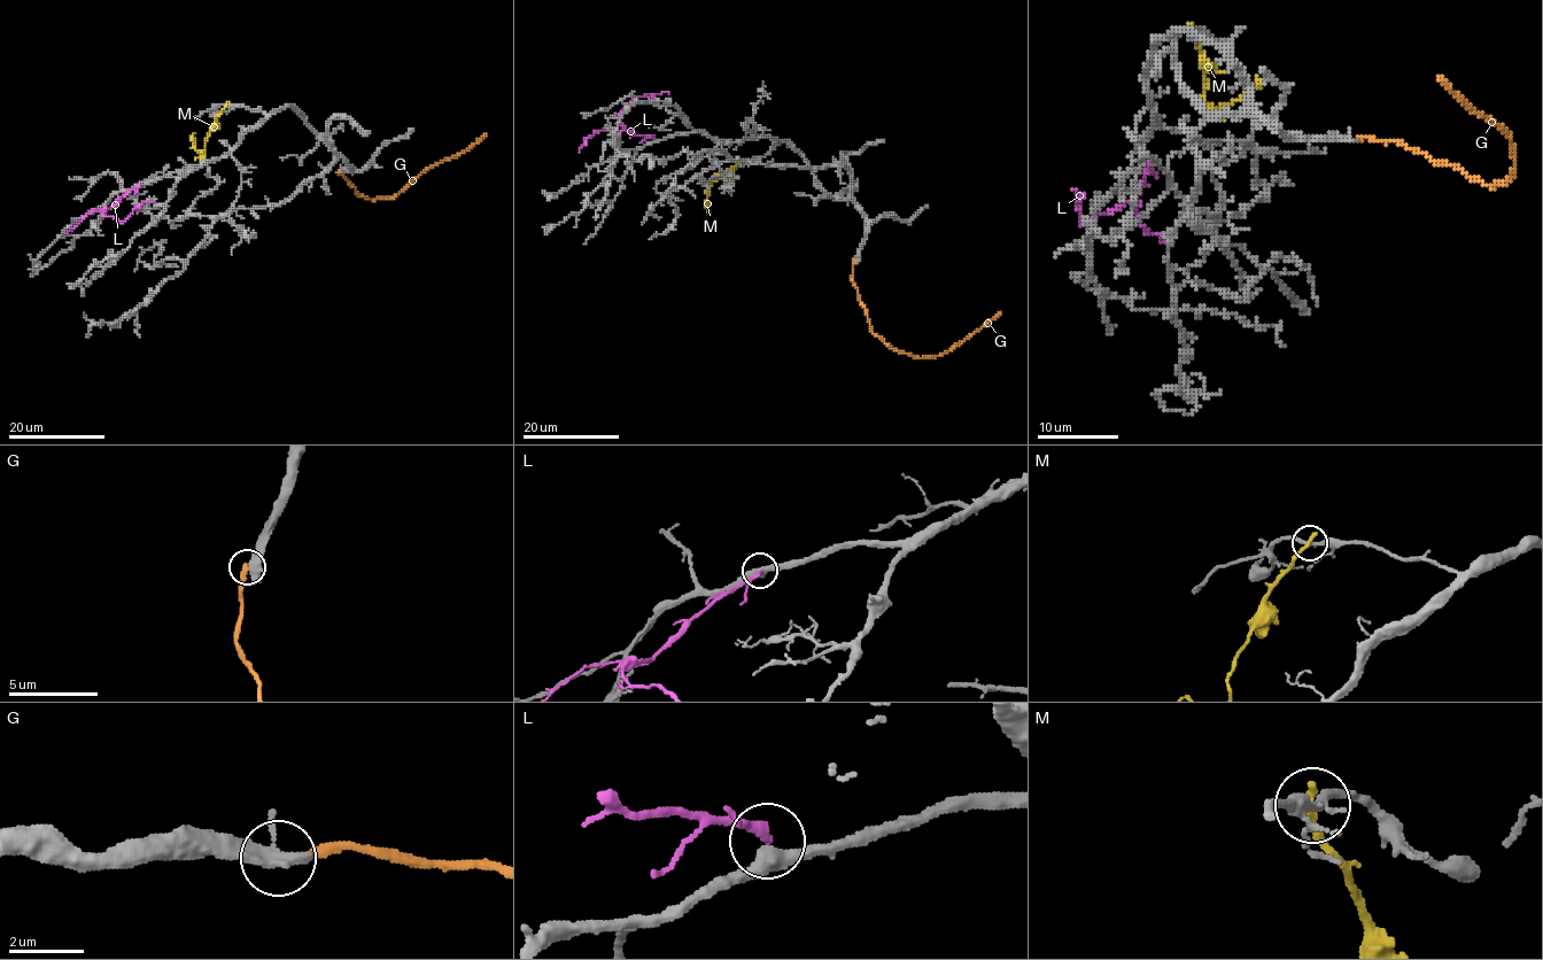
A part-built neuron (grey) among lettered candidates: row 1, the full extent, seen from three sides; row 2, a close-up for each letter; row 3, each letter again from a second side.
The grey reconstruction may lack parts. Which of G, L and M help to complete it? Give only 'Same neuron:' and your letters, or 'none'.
Same neuron: none

